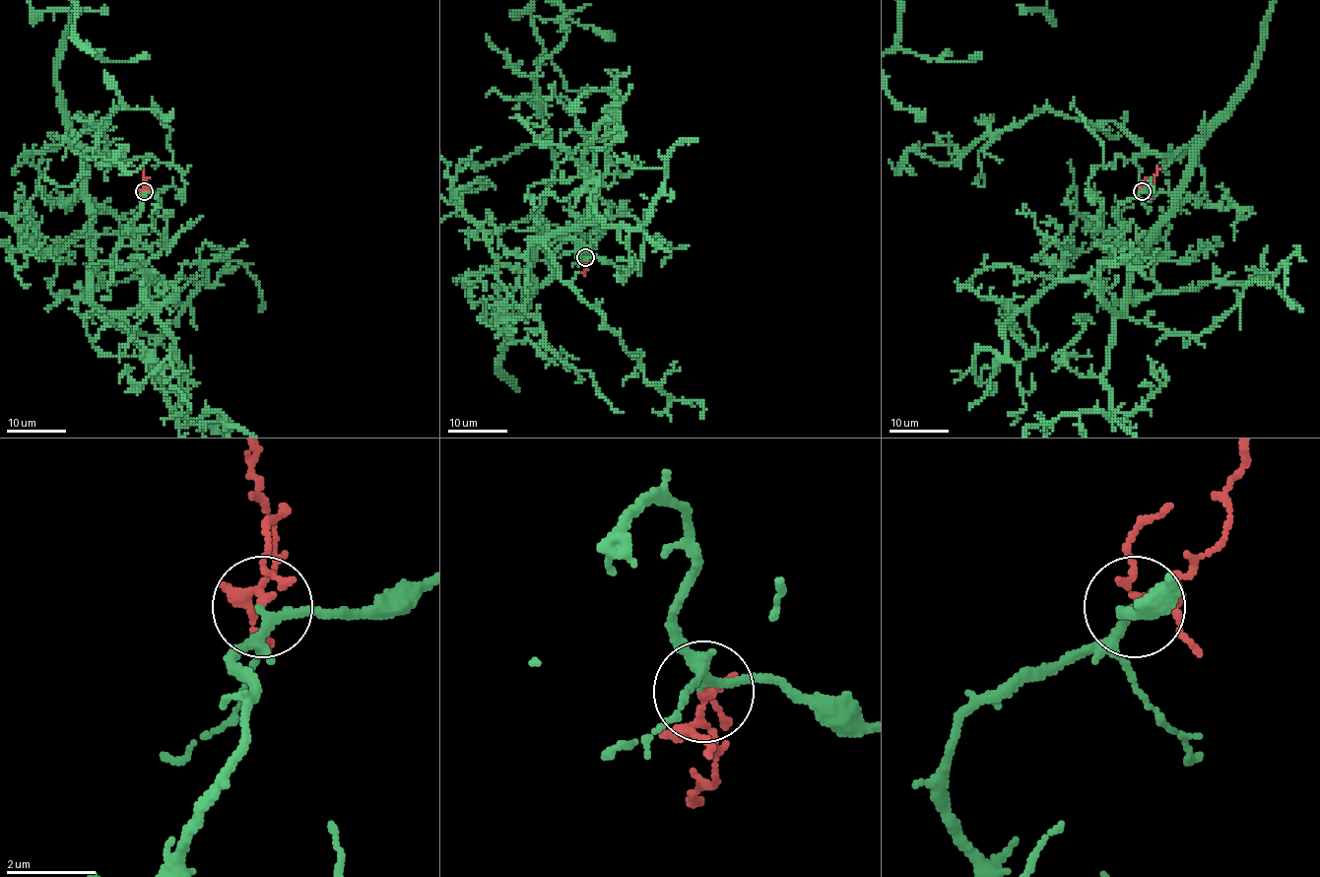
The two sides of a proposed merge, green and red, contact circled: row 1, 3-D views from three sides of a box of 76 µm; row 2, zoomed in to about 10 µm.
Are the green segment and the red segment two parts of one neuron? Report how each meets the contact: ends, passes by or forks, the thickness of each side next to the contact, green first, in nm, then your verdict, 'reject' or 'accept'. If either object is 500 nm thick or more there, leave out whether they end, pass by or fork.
green forks; red forks; calibres 160 and 110 nm; accept

